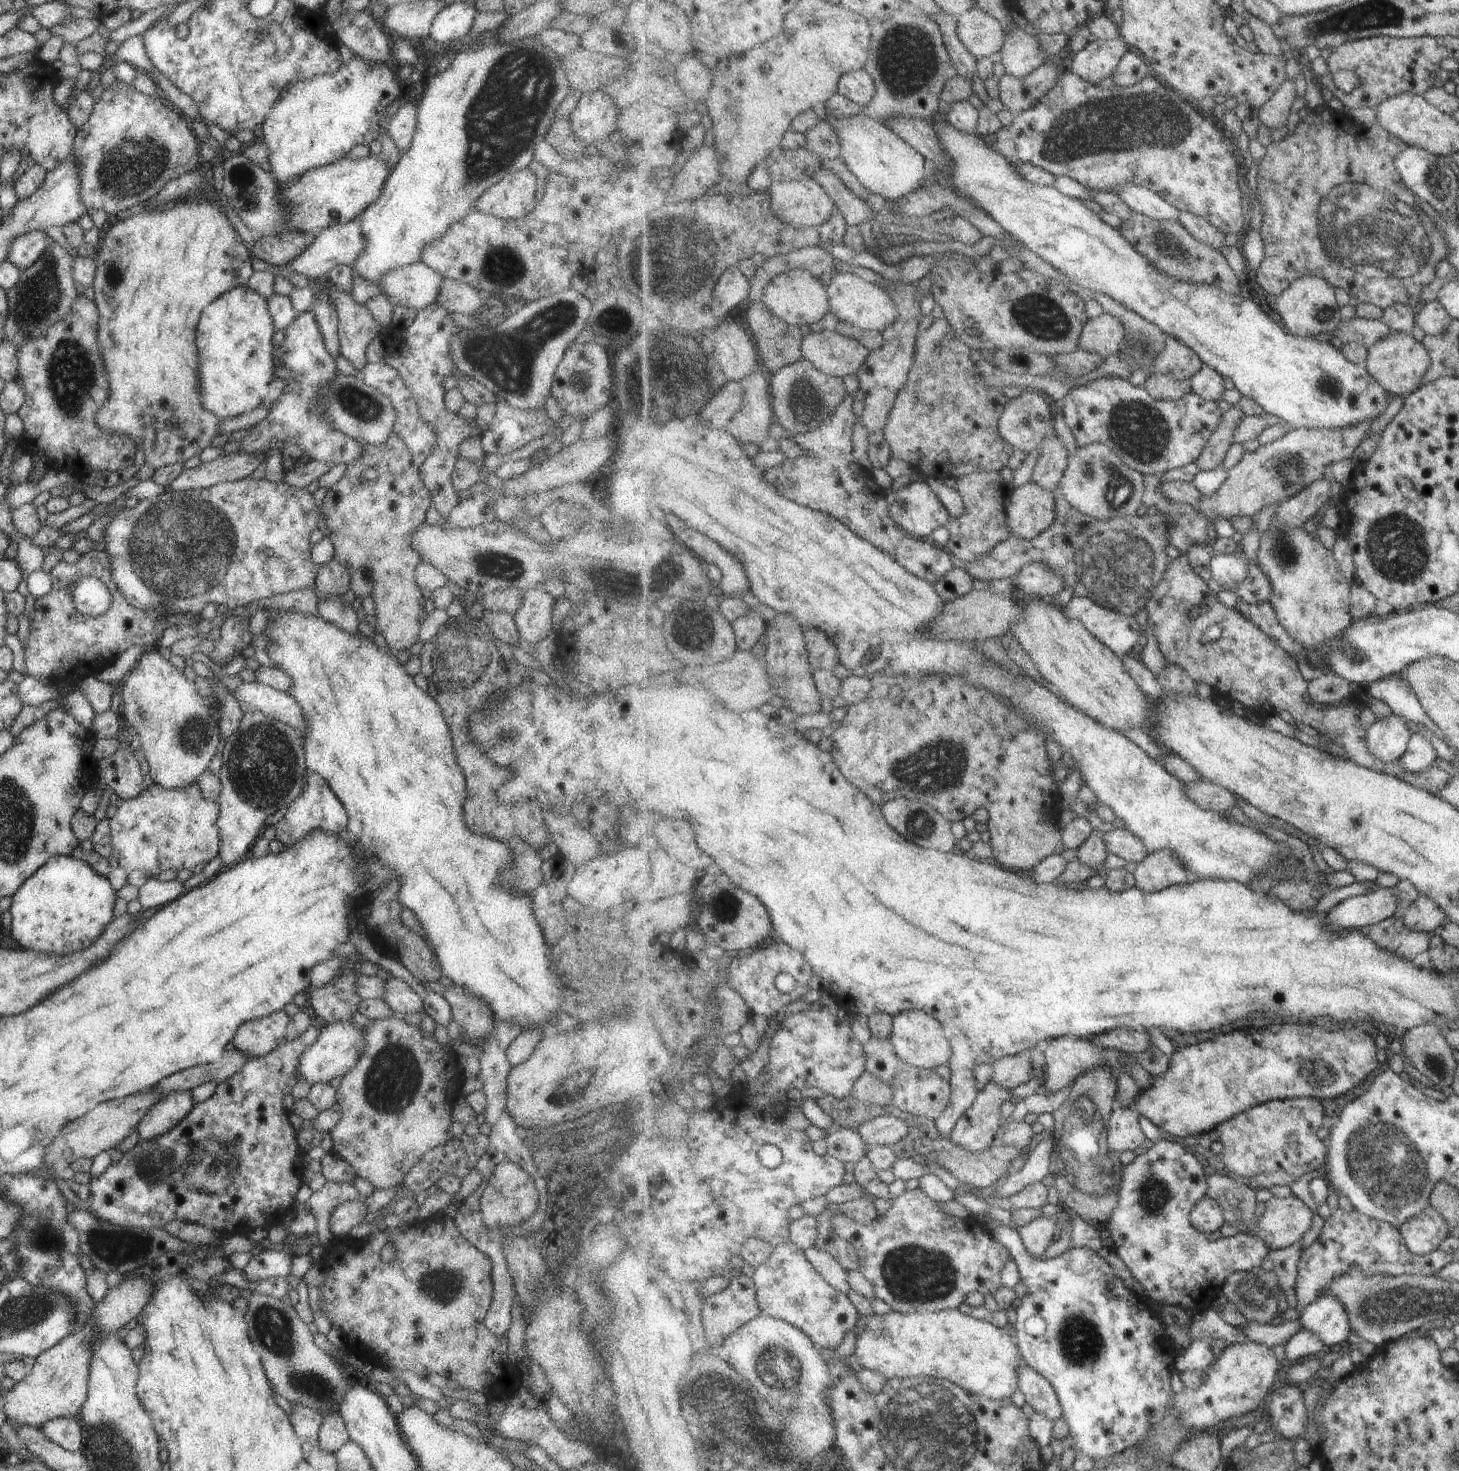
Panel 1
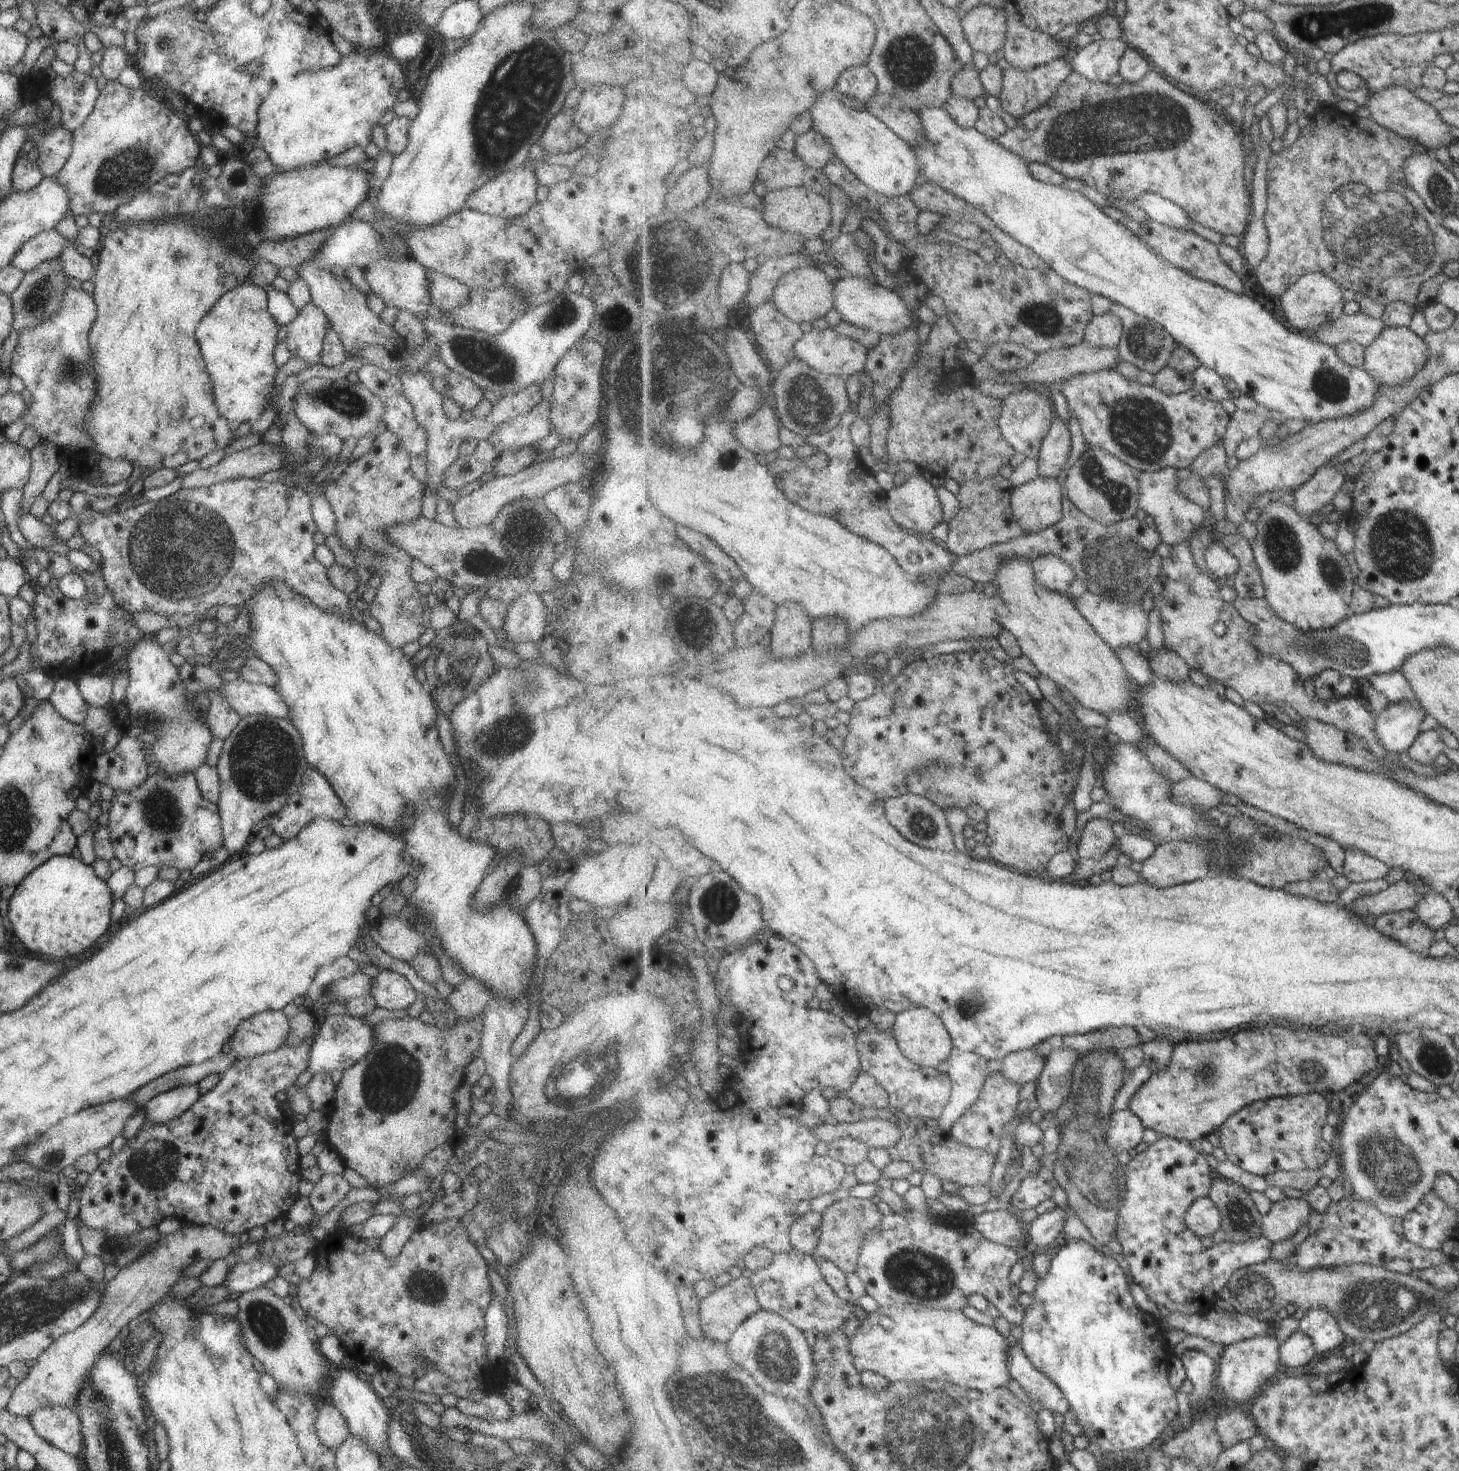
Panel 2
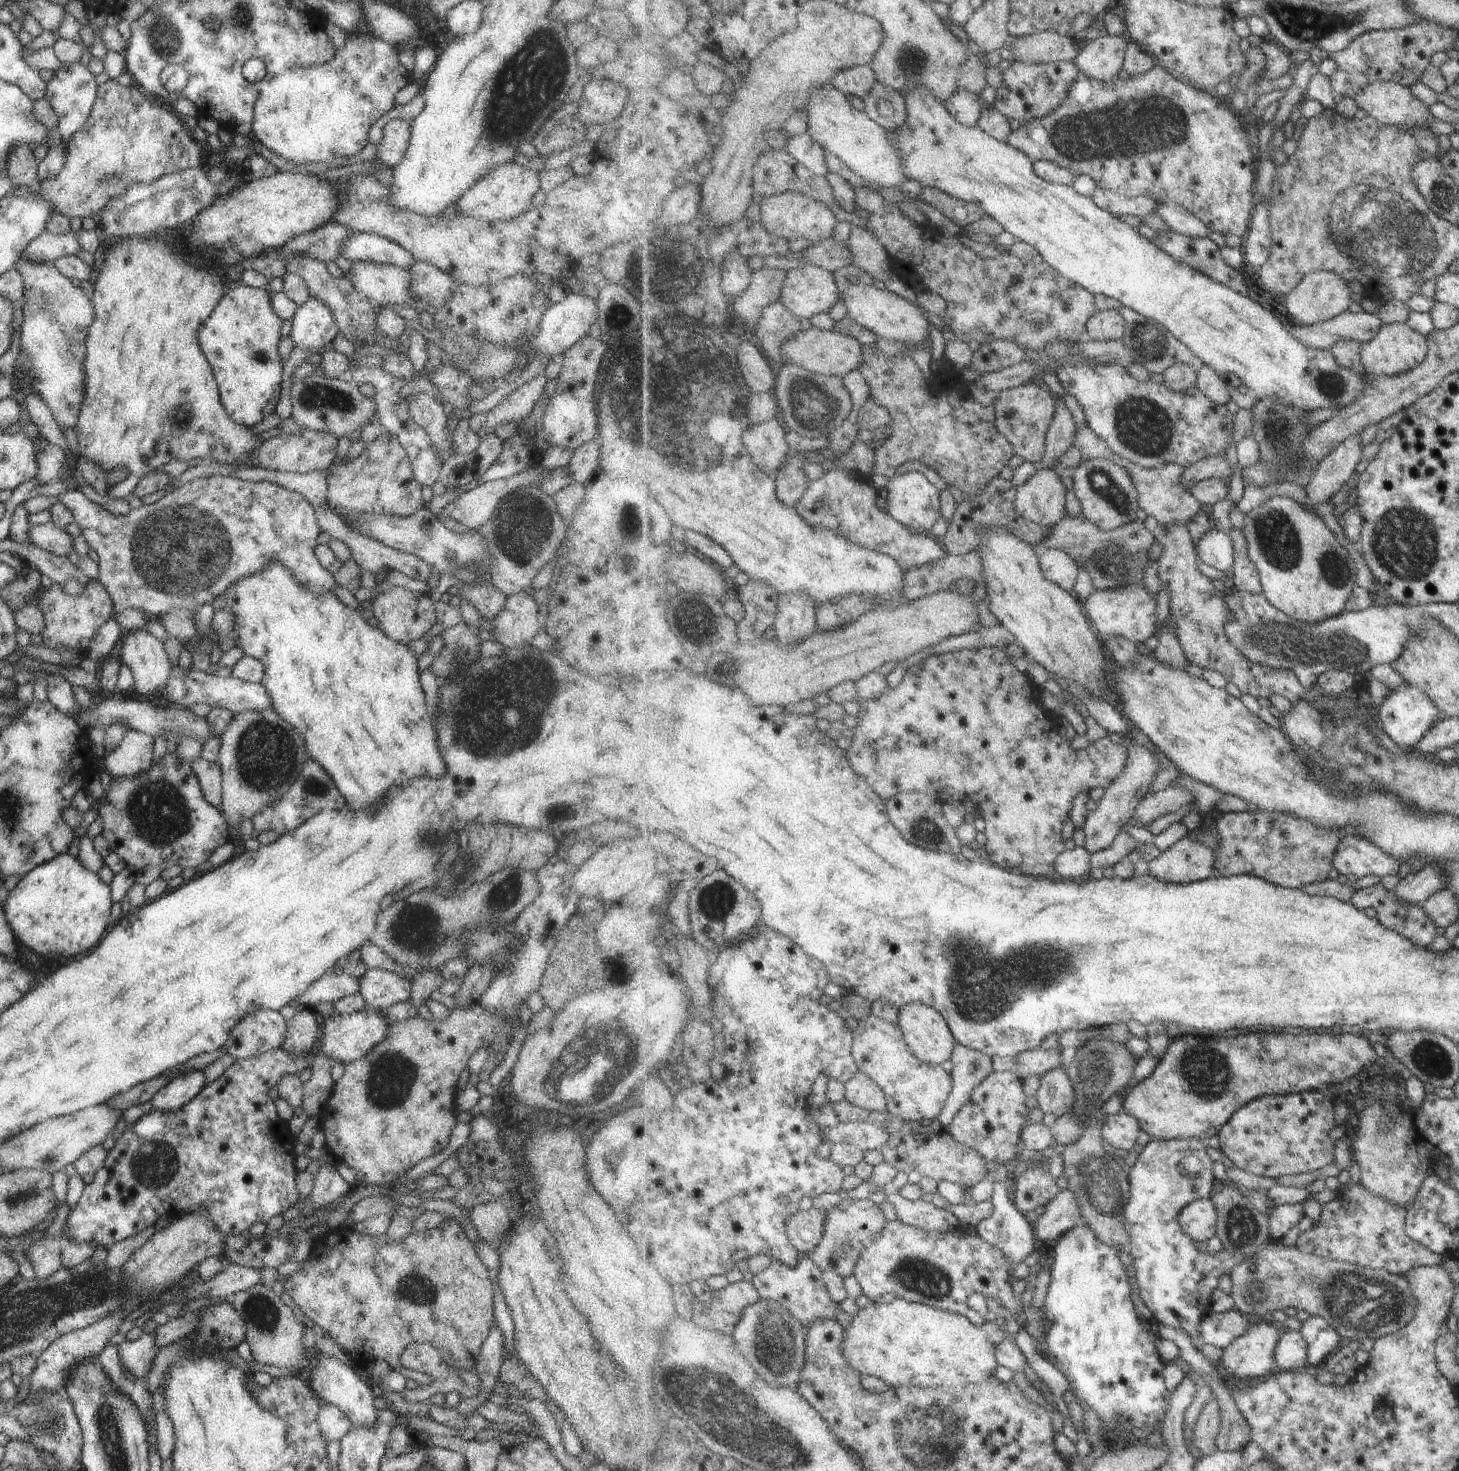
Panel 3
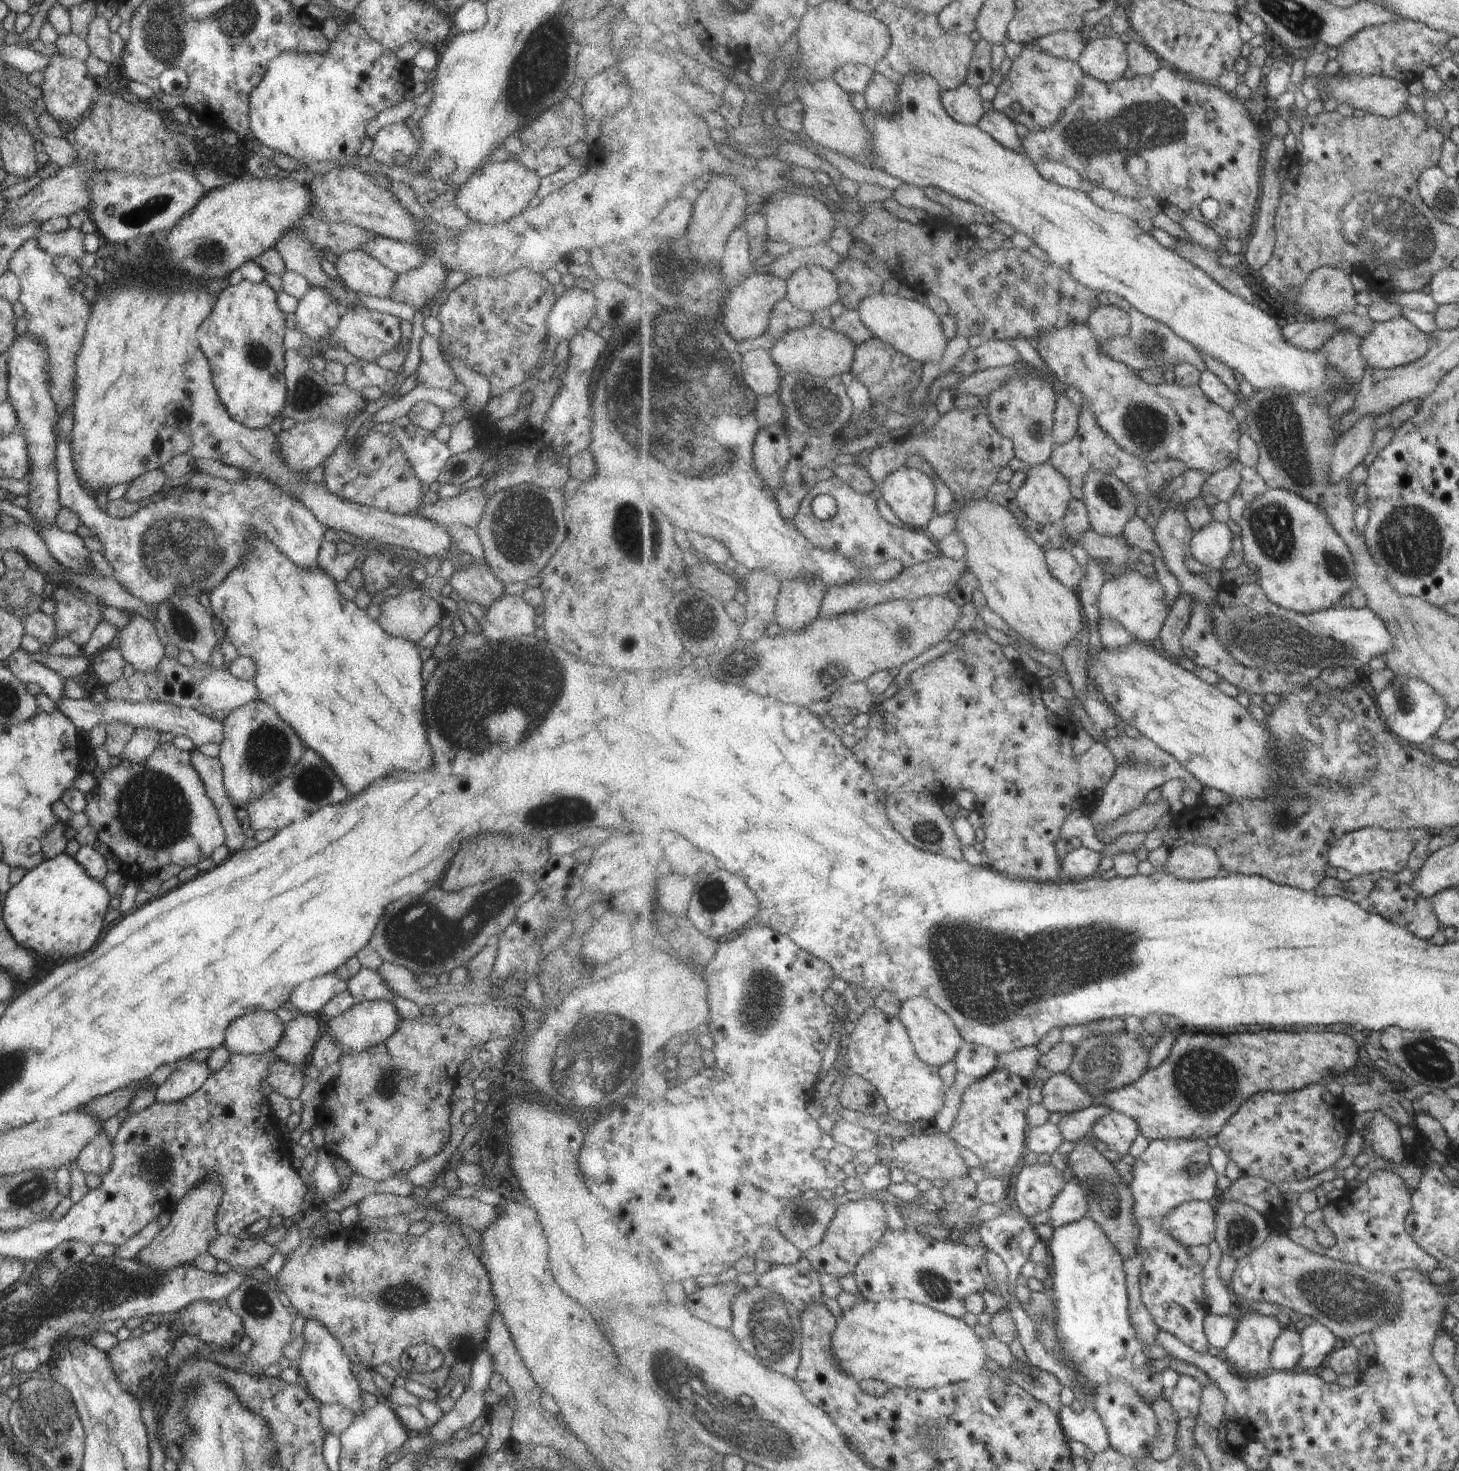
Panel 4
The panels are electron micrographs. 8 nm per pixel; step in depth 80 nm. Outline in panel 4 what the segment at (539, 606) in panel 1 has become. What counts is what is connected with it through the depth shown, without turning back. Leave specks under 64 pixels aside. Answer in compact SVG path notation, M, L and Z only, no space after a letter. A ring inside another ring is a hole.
M504 593L478 620L479 632L490 641L498 642L532 634L540 622L534 609L522 596Z

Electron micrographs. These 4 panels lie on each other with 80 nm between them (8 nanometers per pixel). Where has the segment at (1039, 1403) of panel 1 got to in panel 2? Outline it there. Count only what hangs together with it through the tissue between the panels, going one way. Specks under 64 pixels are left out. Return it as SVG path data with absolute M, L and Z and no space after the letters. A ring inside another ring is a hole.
M1022 1345L1009 1347L1008 1362L1013 1378L1031 1398L1039 1400L1044 1408L1048 1408L1052 1413L1062 1414L1073 1410L1062 1389L1030 1360Z

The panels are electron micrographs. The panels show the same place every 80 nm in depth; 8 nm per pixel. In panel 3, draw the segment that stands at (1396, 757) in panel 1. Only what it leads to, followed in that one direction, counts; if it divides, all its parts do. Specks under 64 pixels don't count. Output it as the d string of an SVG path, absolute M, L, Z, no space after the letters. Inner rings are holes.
M1412 683L1401 684L1379 707L1379 718L1384 730L1402 748L1415 750L1418 743L1429 734L1438 718L1439 710L1432 698Z

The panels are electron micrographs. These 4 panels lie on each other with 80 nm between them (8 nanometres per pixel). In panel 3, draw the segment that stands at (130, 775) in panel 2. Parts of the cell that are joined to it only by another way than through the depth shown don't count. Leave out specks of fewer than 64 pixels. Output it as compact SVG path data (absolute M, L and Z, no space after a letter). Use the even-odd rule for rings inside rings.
M129 729L114 752L105 753L100 760L95 761L94 771L100 773L107 768L112 778L131 779L151 767L154 740L145 732Z

